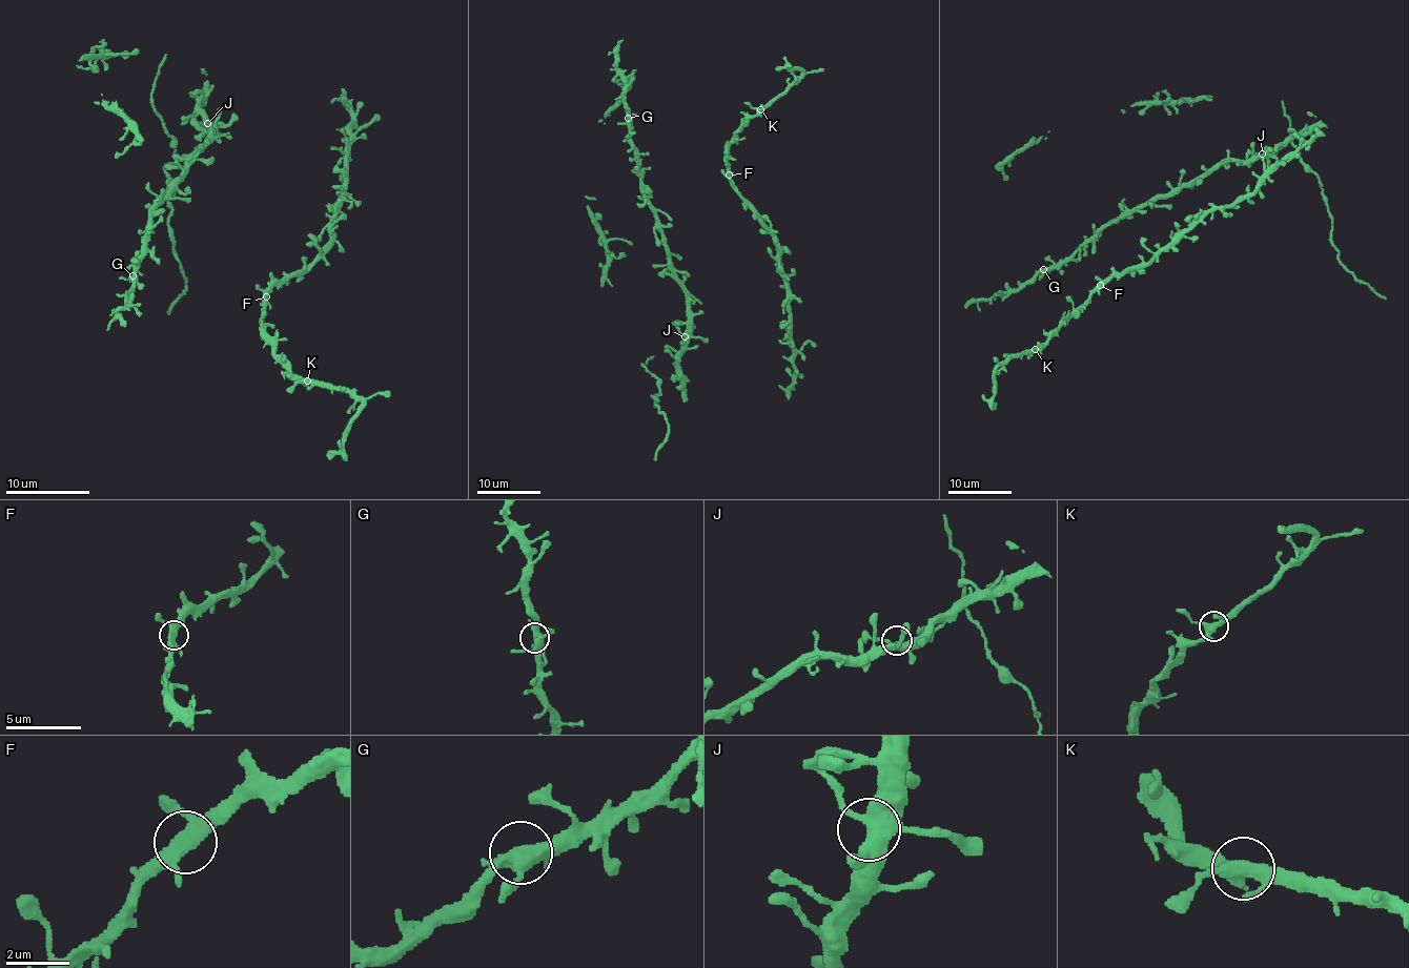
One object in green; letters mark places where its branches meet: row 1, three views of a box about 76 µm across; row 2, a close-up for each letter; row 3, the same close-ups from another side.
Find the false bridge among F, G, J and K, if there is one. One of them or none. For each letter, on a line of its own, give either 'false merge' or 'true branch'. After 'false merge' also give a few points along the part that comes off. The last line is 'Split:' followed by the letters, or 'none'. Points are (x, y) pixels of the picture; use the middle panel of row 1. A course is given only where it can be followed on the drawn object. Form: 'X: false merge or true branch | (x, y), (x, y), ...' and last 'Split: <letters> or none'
F: true branch
G: true branch
J: true branch
K: true branch
Split: none

